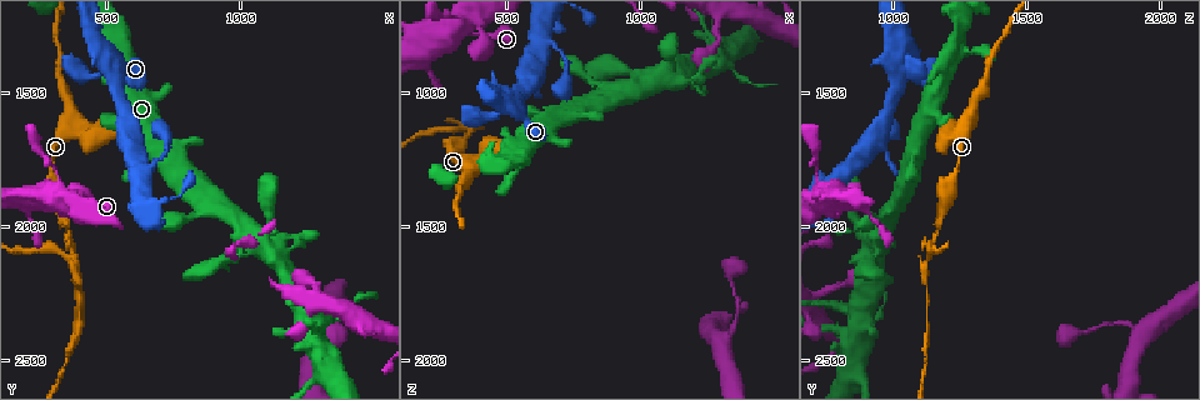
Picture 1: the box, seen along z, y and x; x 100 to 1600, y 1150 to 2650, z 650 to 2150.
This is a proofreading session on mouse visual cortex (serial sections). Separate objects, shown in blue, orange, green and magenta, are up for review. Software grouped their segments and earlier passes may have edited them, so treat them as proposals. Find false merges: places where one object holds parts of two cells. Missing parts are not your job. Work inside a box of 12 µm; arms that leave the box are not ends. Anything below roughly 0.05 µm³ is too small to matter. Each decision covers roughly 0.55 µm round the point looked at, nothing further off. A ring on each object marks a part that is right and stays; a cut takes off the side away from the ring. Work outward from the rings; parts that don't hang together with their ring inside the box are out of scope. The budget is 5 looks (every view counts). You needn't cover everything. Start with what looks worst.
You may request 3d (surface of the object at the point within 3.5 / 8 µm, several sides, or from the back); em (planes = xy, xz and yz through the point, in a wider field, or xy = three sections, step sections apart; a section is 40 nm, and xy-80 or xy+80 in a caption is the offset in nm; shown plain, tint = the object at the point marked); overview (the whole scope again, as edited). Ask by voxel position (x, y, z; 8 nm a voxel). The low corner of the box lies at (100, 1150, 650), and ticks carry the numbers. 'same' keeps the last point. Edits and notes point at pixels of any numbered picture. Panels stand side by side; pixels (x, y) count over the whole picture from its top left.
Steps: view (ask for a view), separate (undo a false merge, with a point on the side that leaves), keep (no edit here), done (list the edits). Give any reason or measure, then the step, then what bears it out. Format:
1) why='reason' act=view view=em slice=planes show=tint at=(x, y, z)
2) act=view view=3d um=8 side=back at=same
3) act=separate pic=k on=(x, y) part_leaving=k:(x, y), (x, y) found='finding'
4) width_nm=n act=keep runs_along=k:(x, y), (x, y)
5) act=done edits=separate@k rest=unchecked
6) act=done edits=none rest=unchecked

why='side arm on a straight run' act=view view=3d um=3.5 at=(380, 2120, 1140)

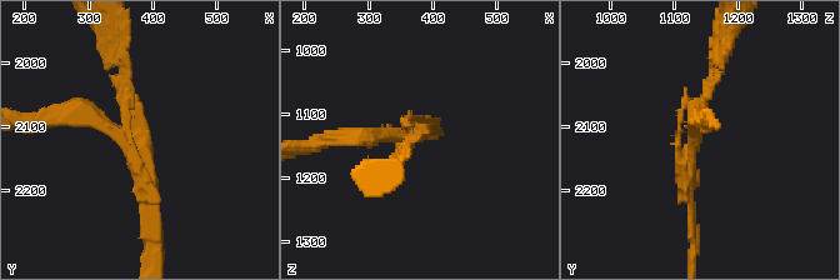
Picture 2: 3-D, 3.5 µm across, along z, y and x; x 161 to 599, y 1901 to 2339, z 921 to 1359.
why='shape alone is not enough' act=view view=em slice=planes show=tint at=(380, 2115, 1140)

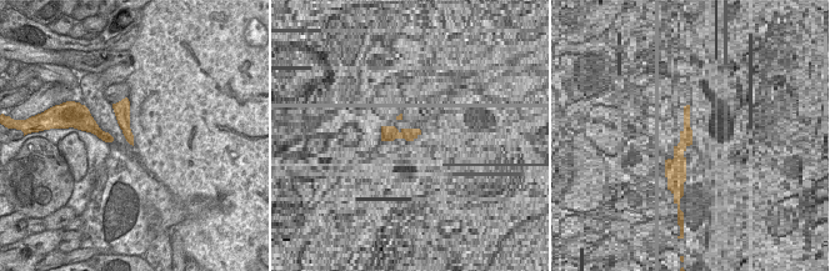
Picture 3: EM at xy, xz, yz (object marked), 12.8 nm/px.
act=separate pic=2 on=(340, 141) part_leaving=2:(376, 135), (326, 138), (315, 144) found='two cells meet here'

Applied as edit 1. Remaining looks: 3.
why='four or more arms meet' act=view view=em slice=planes show=tint at=(520, 1400, 1050)

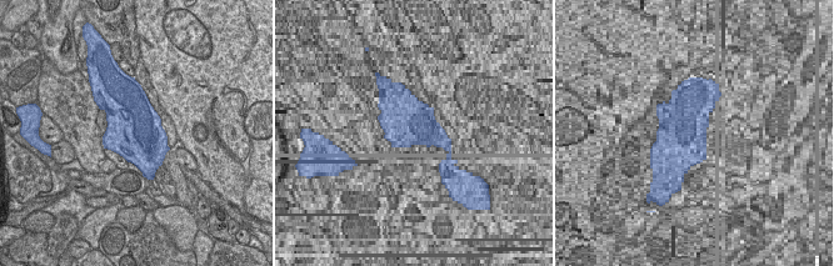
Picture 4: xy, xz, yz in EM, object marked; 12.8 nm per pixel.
act=view view=3d um=3.5 at=same

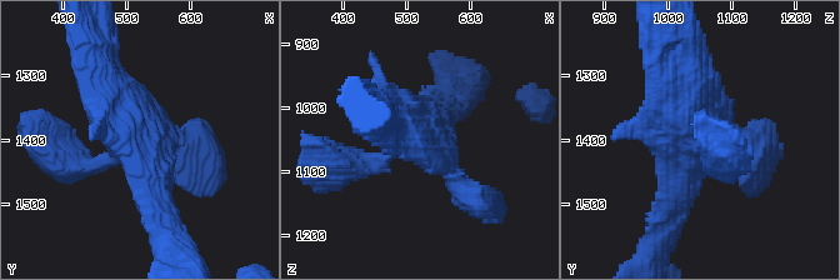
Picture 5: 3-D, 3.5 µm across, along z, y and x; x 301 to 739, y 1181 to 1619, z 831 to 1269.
act=keep runs_along=5:(749, 146), (704, 124), (669, 215) found='one cell here'

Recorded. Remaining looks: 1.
act=done edits=separate@2 rest=unchecked

